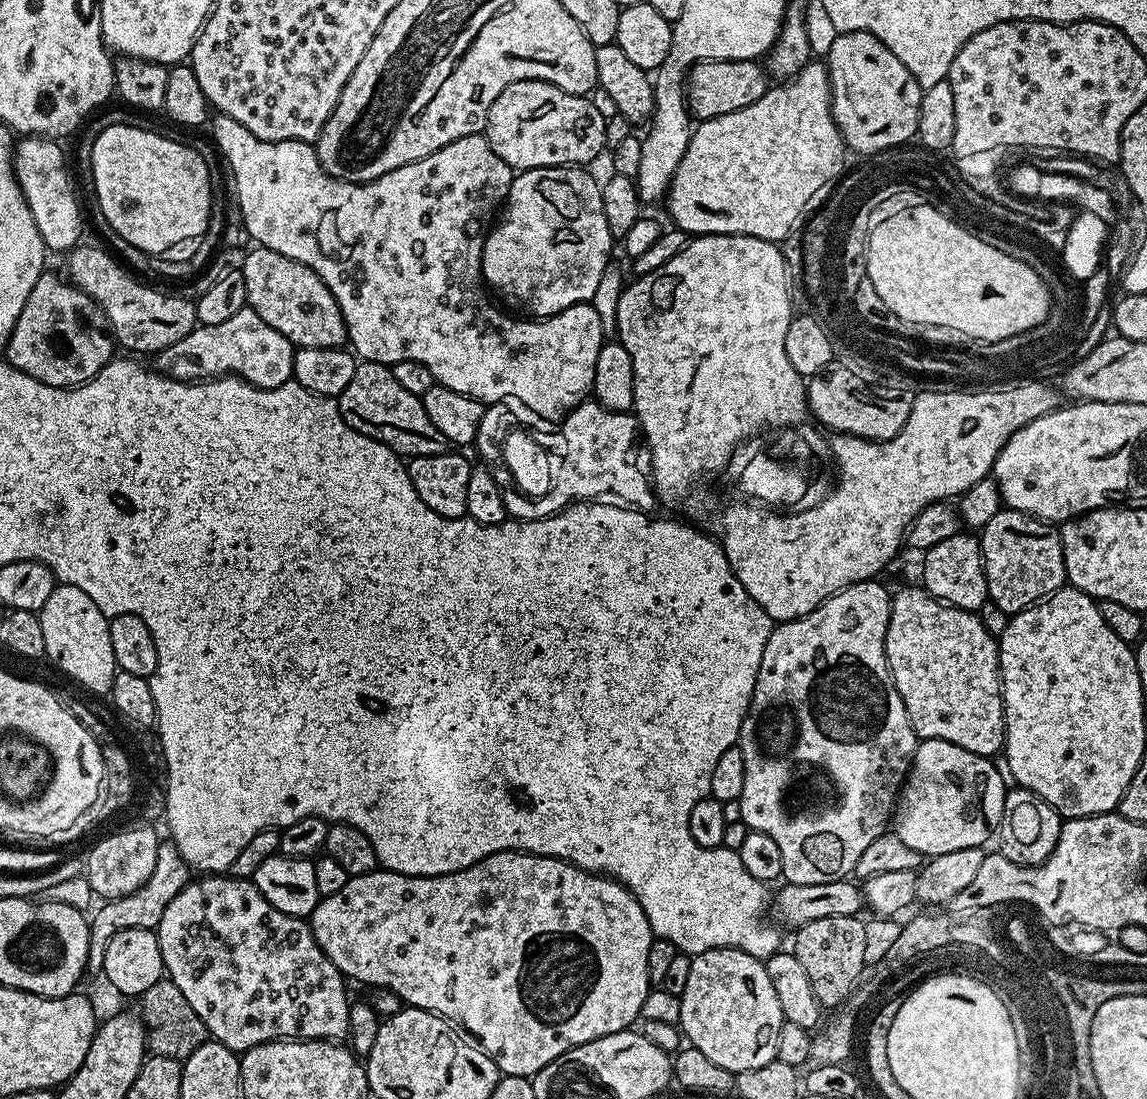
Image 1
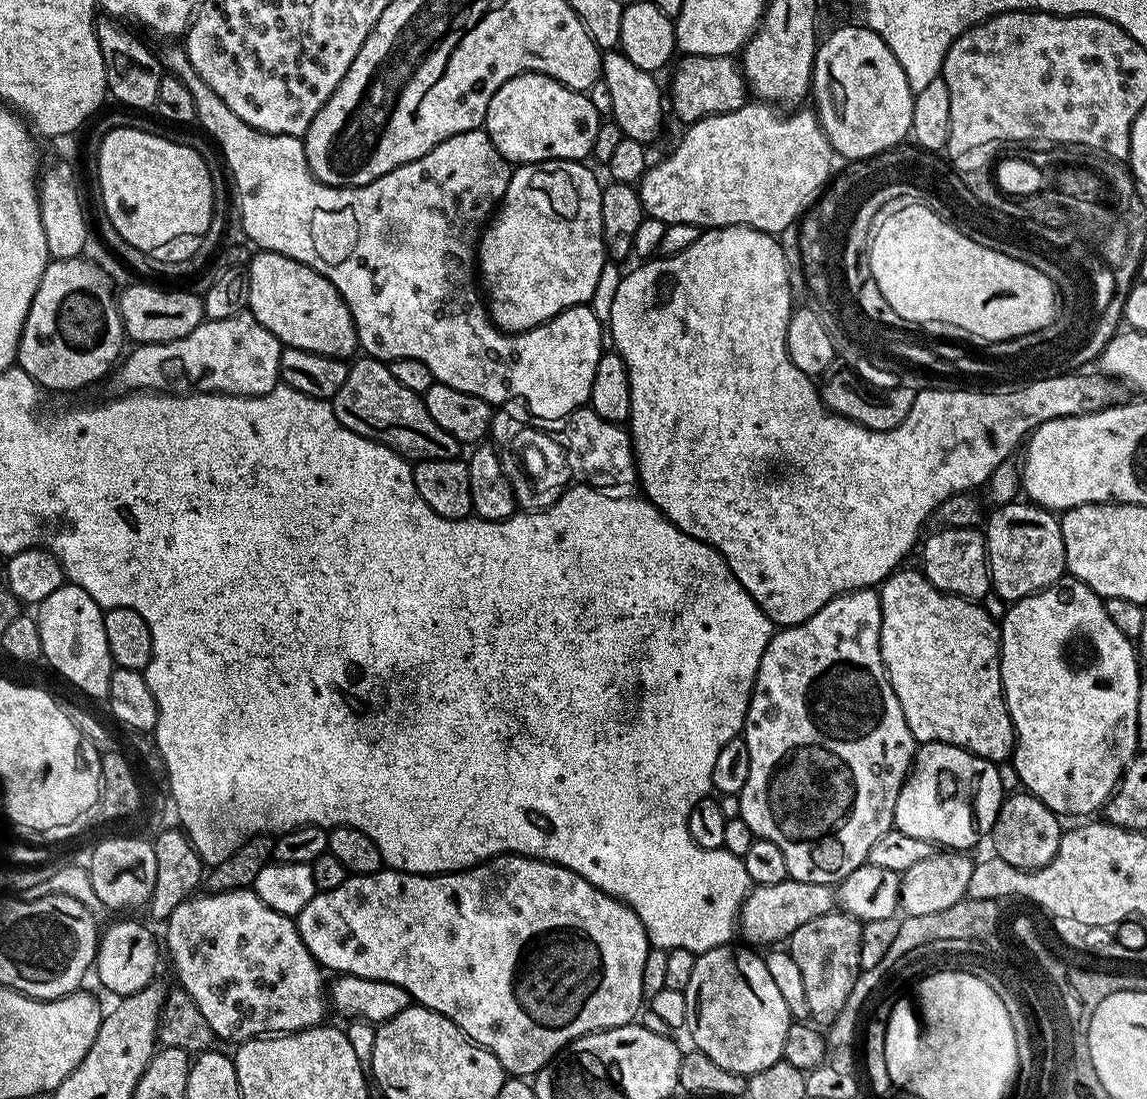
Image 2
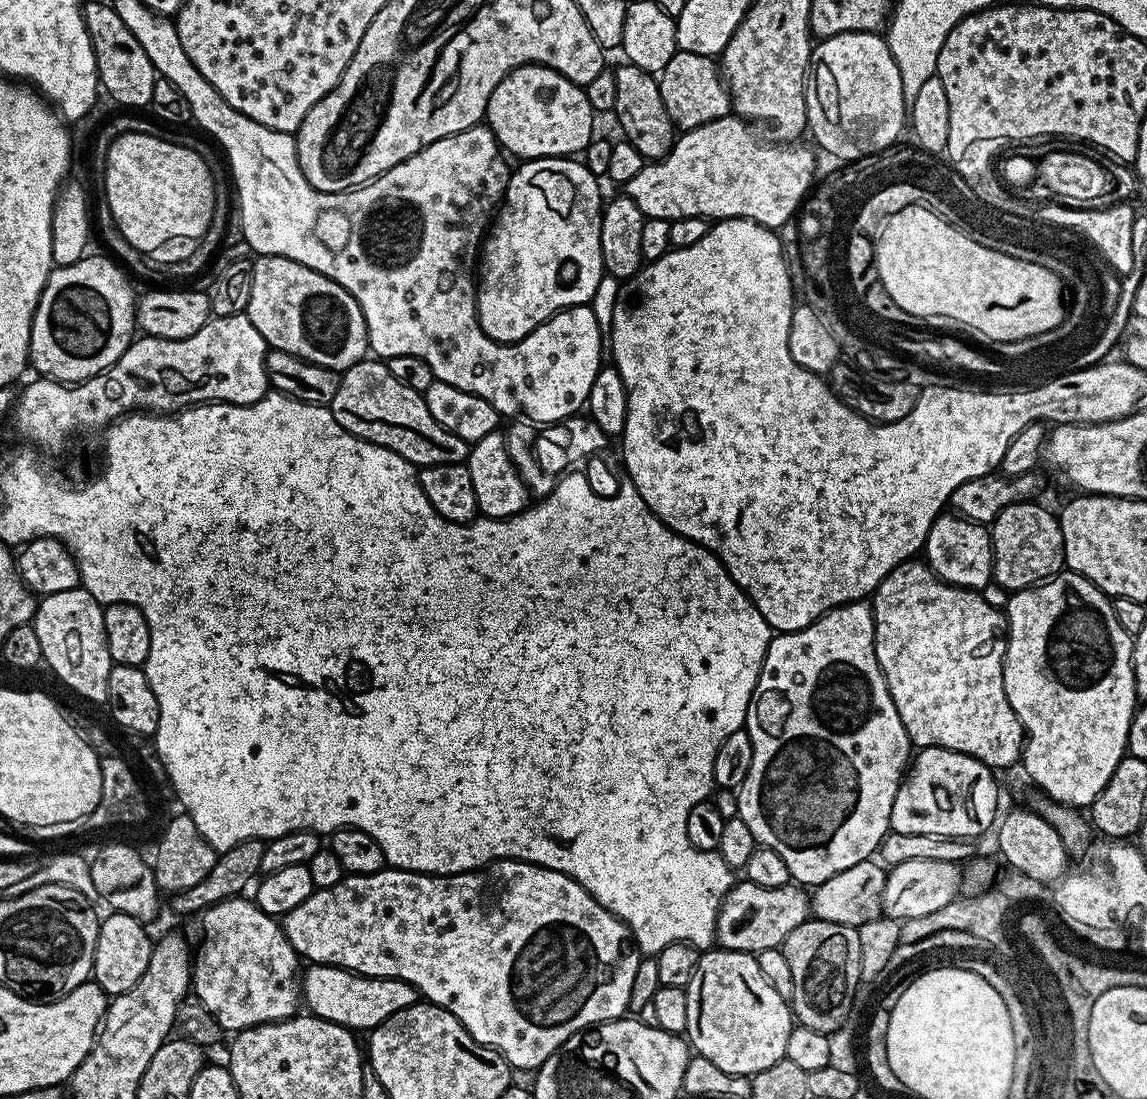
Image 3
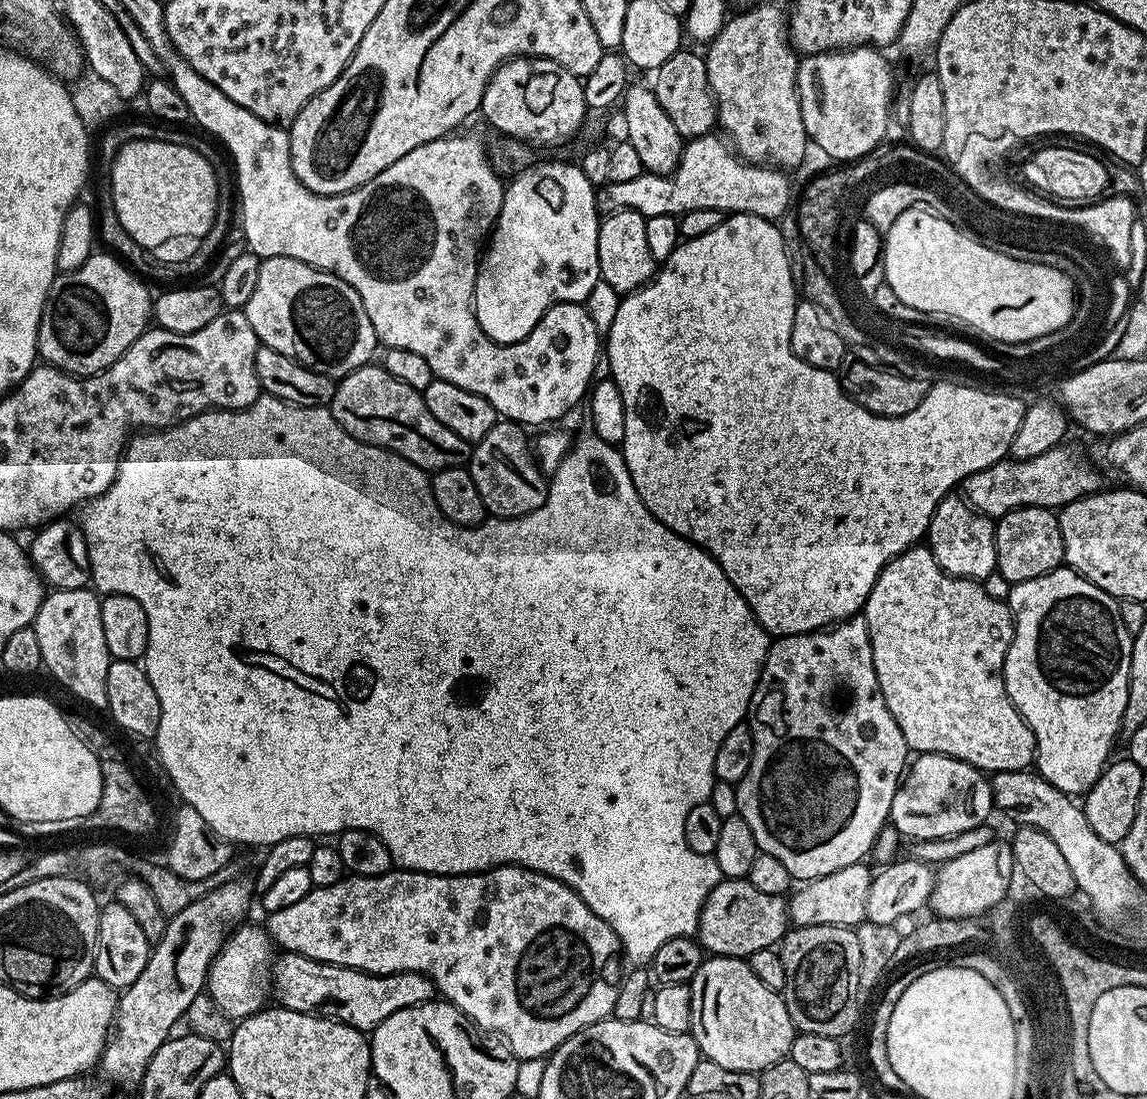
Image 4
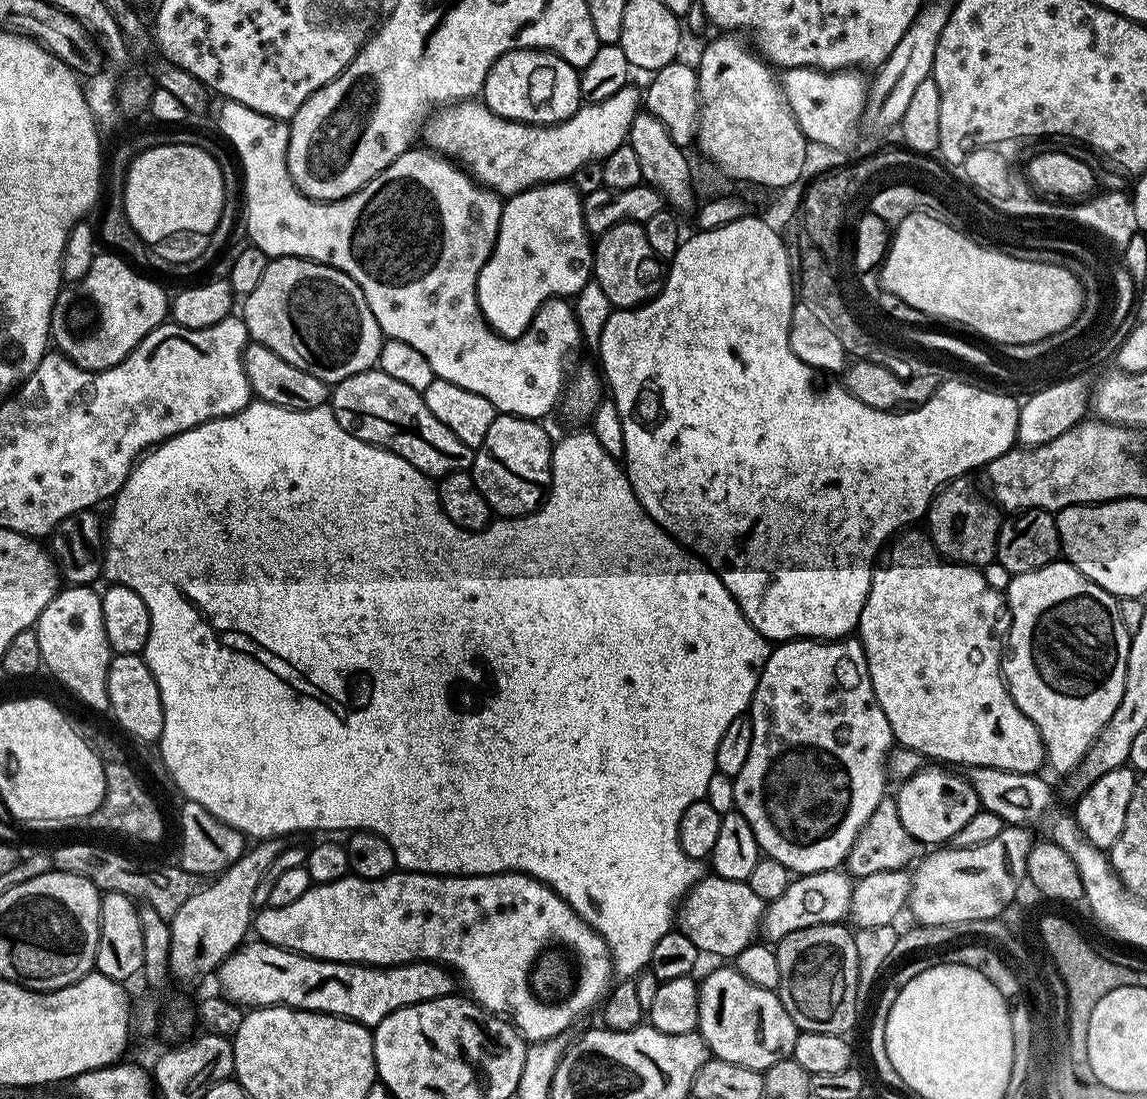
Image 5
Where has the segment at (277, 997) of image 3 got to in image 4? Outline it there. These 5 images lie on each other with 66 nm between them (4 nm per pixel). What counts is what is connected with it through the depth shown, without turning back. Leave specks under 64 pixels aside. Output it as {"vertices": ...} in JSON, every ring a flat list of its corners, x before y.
{"vertices":[[244,922,225,939,224,947,214,958,212,969,208,971,207,995,225,1014,239,1022,255,1012,261,1011,269,1003,274,945,265,929,256,924]]}

